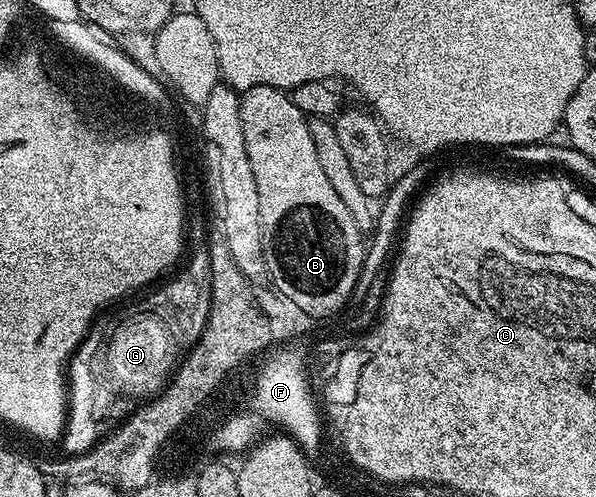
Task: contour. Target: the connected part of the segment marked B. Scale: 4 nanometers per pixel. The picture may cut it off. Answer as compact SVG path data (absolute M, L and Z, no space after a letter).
M256 85L241 92L240 98L244 144L260 199L263 257L269 282L274 282L275 289L306 315L341 312L351 302L361 275L367 252L364 243L362 245L364 232L356 225L352 213L348 213L348 205L344 205L336 189L332 189L320 161L316 161L316 145L312 145L312 133L308 133L308 115L296 107L291 96L280 88Z

